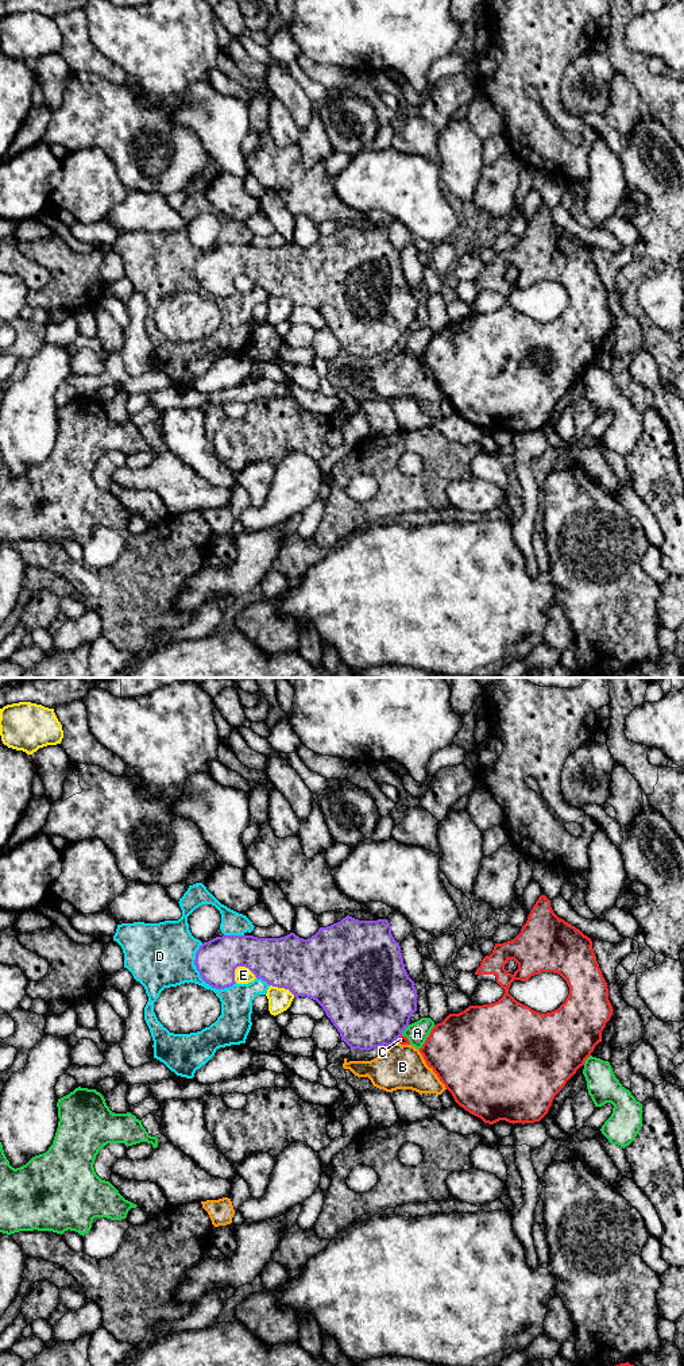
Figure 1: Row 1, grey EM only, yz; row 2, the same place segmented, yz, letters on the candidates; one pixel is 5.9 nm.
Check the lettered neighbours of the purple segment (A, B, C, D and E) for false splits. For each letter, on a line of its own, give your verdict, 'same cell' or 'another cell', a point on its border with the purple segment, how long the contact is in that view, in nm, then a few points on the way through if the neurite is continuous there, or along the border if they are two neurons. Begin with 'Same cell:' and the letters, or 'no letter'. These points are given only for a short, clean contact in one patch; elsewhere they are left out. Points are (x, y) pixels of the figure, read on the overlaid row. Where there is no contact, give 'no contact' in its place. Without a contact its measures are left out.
Same cell: no letter
A: another cell; contact yz (404, 1029); length 80 nm
B: another cell; contact yz (390, 1044); length 40 nm
C: another cell; contact yz (397, 1038); length 80 nm
D: another cell; contact yz (200, 975); length 320 nm
E: another cell; contact yz (246, 967); length 150 nm

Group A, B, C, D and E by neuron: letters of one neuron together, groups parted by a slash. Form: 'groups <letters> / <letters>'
groups A / B / C / D / E

